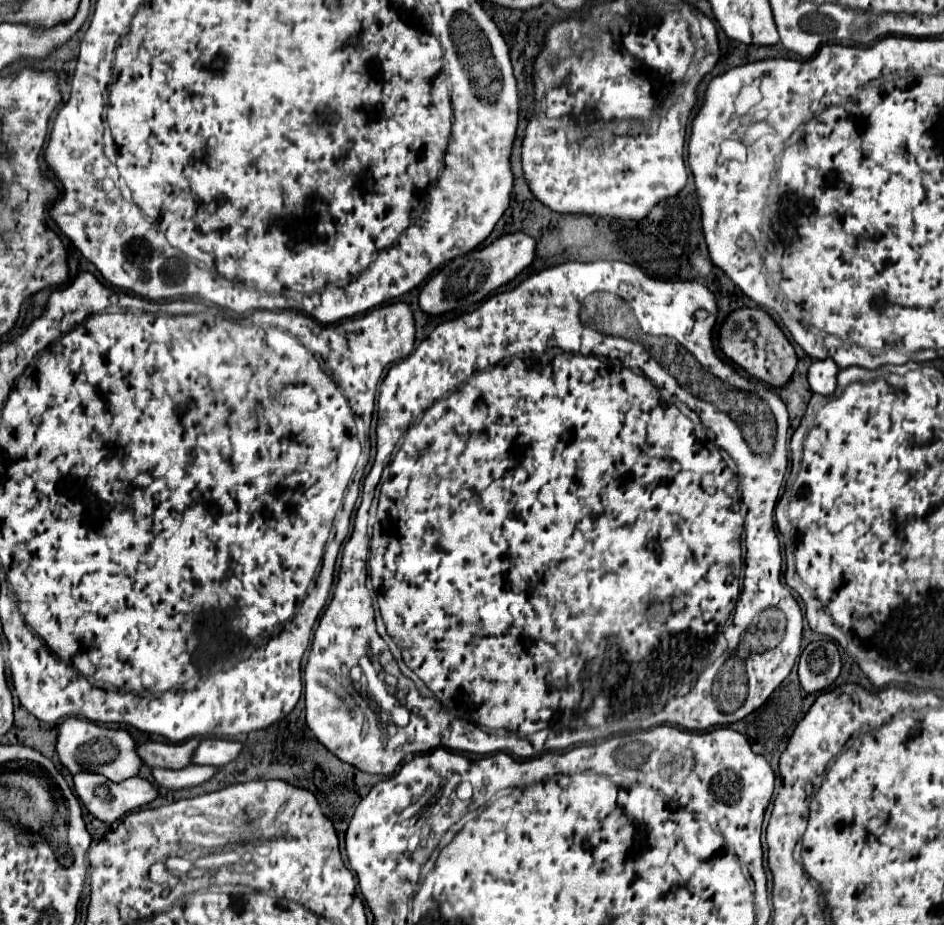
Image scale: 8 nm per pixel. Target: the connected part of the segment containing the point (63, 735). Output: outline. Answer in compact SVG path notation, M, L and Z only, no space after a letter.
M68 717L58 725L58 737L56 737L56 753L60 757L60 763L72 773L90 771L100 773L108 777L110 781L122 781L138 773L142 761L136 757L136 743L124 729L108 729L102 725L96 725L88 719Z

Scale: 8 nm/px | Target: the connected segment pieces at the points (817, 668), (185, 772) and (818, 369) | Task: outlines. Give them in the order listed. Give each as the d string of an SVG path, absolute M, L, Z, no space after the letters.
M820 639L804 647L800 655L798 677L800 685L808 693L820 693L828 689L840 675L840 653L834 641Z
M188 765L178 771L168 771L168 769L152 769L152 777L158 785L168 787L168 789L184 789L184 787L194 787L204 781L208 781L214 775L214 767L200 767L200 765Z
M832 359L824 361L814 361L808 371L808 383L814 393L820 395L832 395L836 389L836 375L838 375L838 365Z

